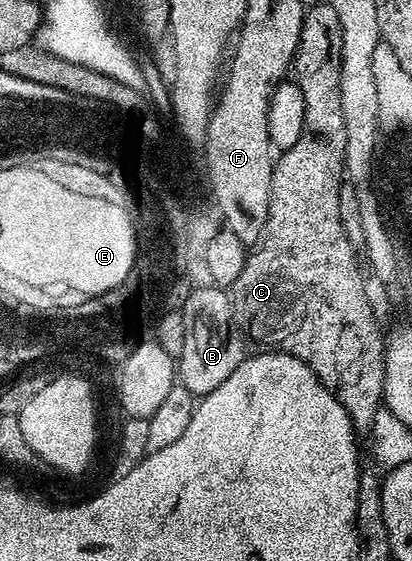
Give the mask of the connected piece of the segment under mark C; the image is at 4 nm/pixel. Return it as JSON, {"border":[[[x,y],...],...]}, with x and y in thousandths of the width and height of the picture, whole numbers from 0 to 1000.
{"border":[[[825,193],[825,207],[820,210],[825,210],[825,217],[816,225],[816,235],[772,235],[772,232],[762,232],[762,239],[752,239],[757,246],[777,250],[772,257],[791,257],[791,264],[782,271],[782,275],[791,275],[786,282],[757,282],[762,278],[757,264],[706,264],[704,260],[692,262],[677,273],[684,276],[672,276],[658,307],[655,369],[650,371],[643,415],[636,419],[633,430],[626,431],[621,444],[600,458],[592,471],[592,485],[583,485],[583,492],[568,501],[563,537],[568,542],[568,565],[578,569],[580,581],[592,585],[604,608],[609,611],[614,611],[612,608],[629,610],[636,615],[629,619],[653,620],[665,627],[716,631],[731,645],[750,649],[769,674],[820,708],[820,717],[840,729],[850,747],[859,750],[862,768],[879,770],[879,766],[896,768],[905,761],[913,734],[932,717],[927,706],[927,679],[932,677],[932,649],[927,647],[932,636],[932,588],[908,586],[908,574],[898,567],[898,553],[888,545],[886,526],[879,522],[879,508],[867,485],[869,472],[859,469],[850,442],[833,424],[830,410],[823,408],[820,360],[813,358],[813,324],[828,308],[825,299],[840,294],[835,198],[830,193]]]}

